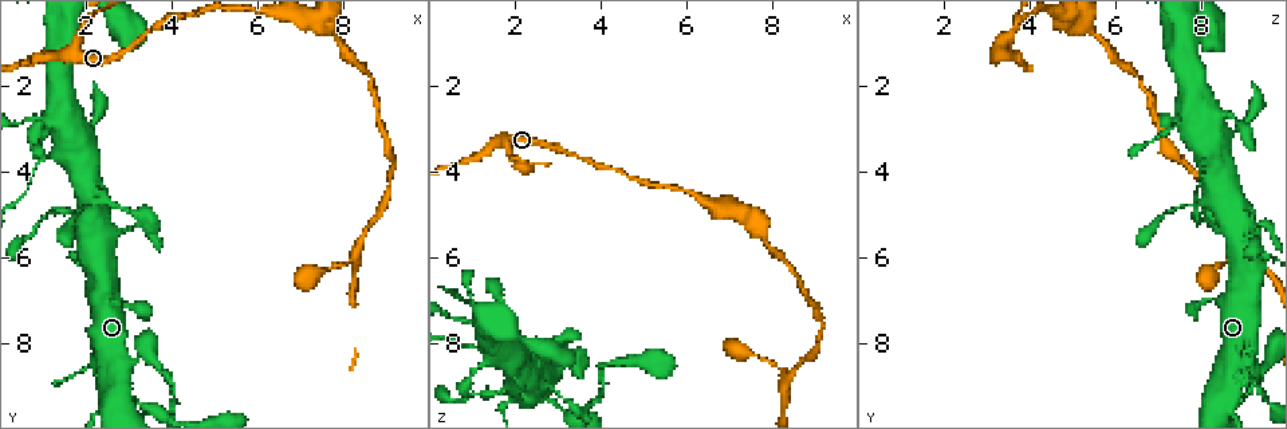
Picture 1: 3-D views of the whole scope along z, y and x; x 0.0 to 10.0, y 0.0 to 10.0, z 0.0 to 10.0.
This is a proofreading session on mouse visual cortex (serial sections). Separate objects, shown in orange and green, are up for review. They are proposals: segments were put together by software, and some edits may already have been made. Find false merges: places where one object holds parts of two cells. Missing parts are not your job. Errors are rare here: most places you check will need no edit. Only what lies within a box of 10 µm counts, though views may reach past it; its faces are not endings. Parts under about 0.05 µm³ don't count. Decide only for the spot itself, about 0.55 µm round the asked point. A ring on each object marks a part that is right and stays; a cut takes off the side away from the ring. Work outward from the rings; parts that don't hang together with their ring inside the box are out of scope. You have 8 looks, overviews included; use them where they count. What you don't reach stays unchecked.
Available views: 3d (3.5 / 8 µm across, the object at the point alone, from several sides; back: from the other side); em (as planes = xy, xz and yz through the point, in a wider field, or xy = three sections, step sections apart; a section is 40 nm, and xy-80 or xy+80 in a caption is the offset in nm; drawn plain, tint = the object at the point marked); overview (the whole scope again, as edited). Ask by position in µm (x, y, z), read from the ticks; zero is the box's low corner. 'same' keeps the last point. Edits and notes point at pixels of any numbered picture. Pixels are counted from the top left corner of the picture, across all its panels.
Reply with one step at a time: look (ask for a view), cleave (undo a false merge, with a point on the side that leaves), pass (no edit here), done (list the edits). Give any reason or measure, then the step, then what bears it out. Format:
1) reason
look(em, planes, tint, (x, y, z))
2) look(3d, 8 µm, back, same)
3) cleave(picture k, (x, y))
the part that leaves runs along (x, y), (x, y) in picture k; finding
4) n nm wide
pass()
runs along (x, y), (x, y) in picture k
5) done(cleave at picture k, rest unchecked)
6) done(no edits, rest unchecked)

arms part here
look(3d, 3.5 µm, (8.35, 5.85, 8.85))

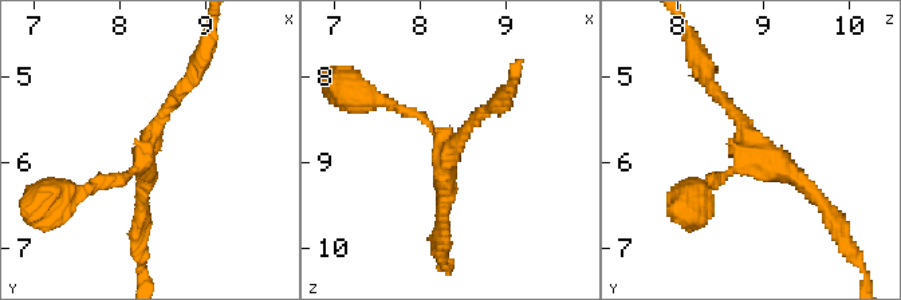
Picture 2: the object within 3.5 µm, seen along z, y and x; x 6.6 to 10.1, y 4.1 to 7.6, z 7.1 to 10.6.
3 arms; arms of 150, 150, 200 nm
look(em, xy, step 5, tint, (8.35, 5.80, 8.85))

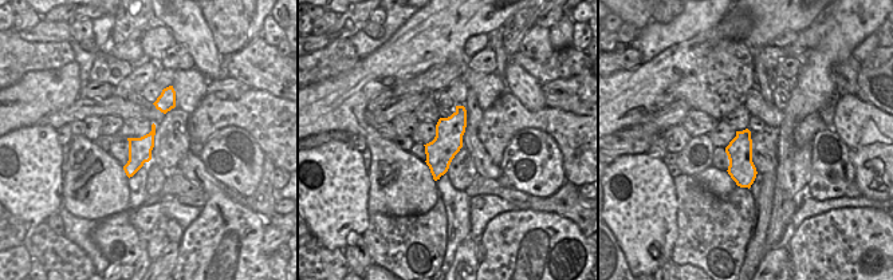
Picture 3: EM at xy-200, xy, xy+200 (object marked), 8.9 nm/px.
look(em, xy, step 2, tint, same)

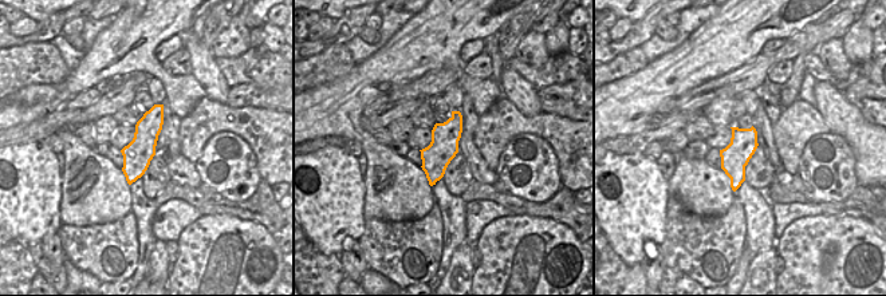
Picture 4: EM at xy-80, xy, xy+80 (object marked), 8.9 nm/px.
pass()
runs along (189, 82), (144, 161), (90, 189) in picture 2; all the same cell

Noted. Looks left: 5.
abrupt turn
look(3d, 3.5 µm, (2.15, 4.95, 8.50))

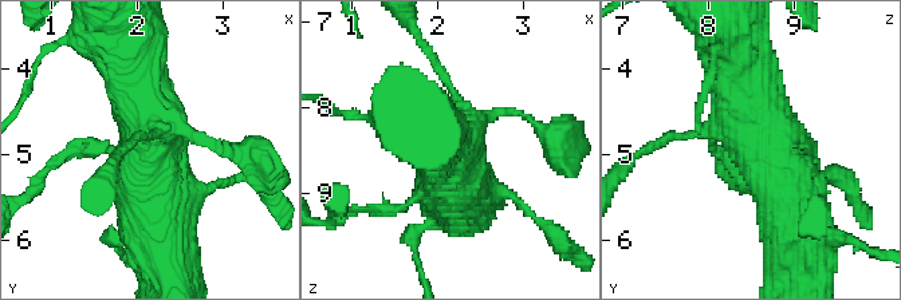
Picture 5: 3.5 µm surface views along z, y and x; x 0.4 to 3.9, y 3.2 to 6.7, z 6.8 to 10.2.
shape alone is not enough
look(em, xy, step 5, tint, (2.10, 4.85, 8.50))

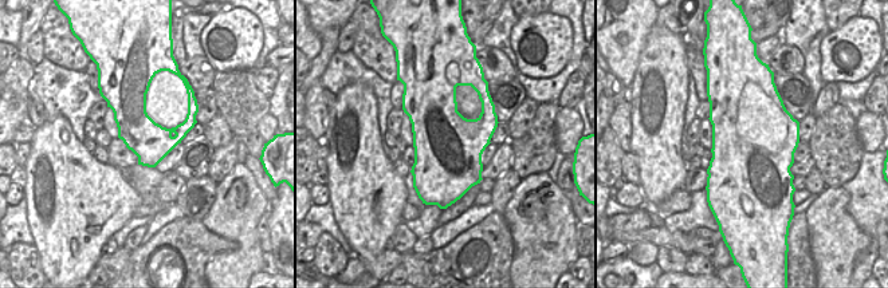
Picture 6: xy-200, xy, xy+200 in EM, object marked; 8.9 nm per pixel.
look(em, xy, step 2, tint, same)

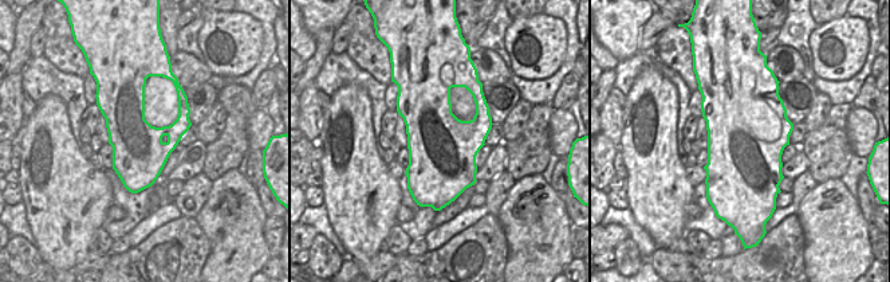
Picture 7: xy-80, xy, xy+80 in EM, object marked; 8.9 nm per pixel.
pass()
runs along (795, 237), (771, 118), (747, 77) in picture 5; continuous, no second cell

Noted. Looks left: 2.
look(3d, 3.5 µm, (1.75, 2.95, 8.10))

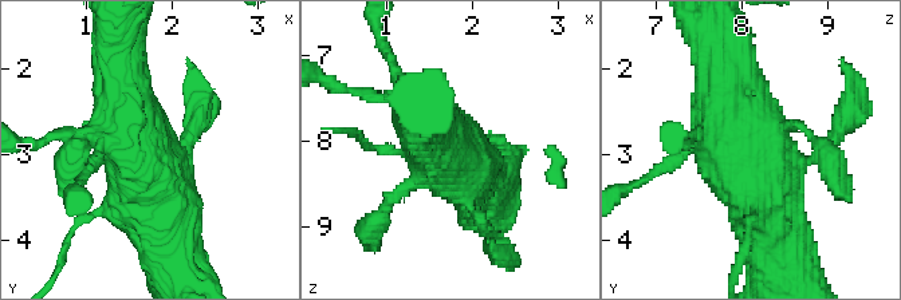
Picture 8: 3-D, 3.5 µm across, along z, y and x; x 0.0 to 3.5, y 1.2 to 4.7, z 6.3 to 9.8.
need the tissue
look(em, xy, step 5, tint, (1.75, 3.00, 8.10))

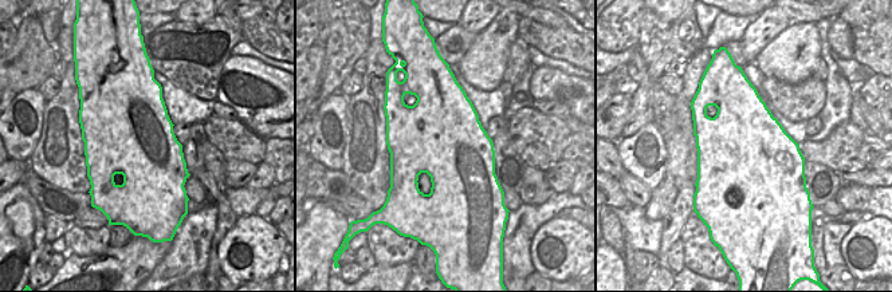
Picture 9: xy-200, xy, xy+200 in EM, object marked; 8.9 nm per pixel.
800 nm wide
pass()
runs along (791, 261), (767, 174), (719, 113) in picture 8; continuous, no second cell

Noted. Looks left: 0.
done(no edits, rest unchecked)

